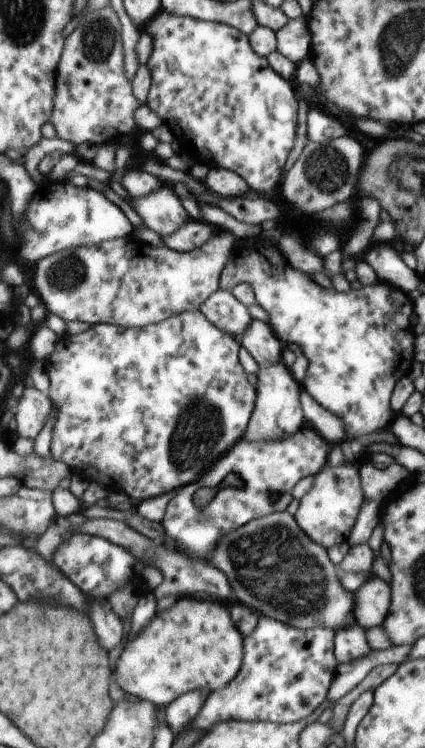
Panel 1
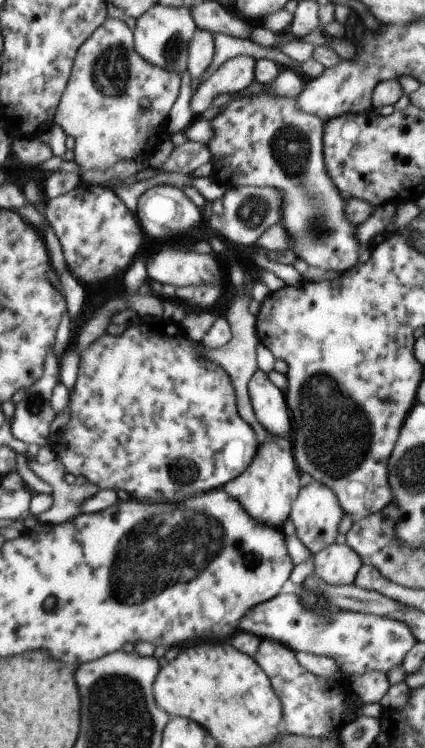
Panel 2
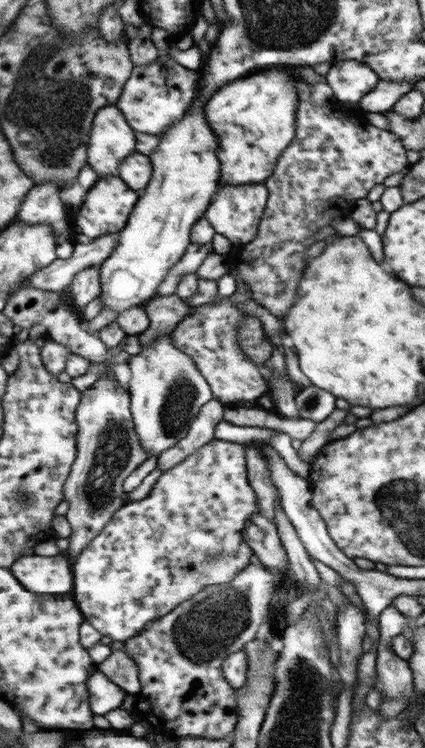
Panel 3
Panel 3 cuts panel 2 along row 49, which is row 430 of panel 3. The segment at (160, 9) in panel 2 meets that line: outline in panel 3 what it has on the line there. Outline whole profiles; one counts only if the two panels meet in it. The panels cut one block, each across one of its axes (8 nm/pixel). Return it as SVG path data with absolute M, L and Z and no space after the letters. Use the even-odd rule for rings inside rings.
M173 332L159 336L149 346L142 344L139 356L133 355L129 366L133 370L129 390L137 434L149 455L158 458L187 436L201 407L214 399L214 391L195 360L175 346Z

